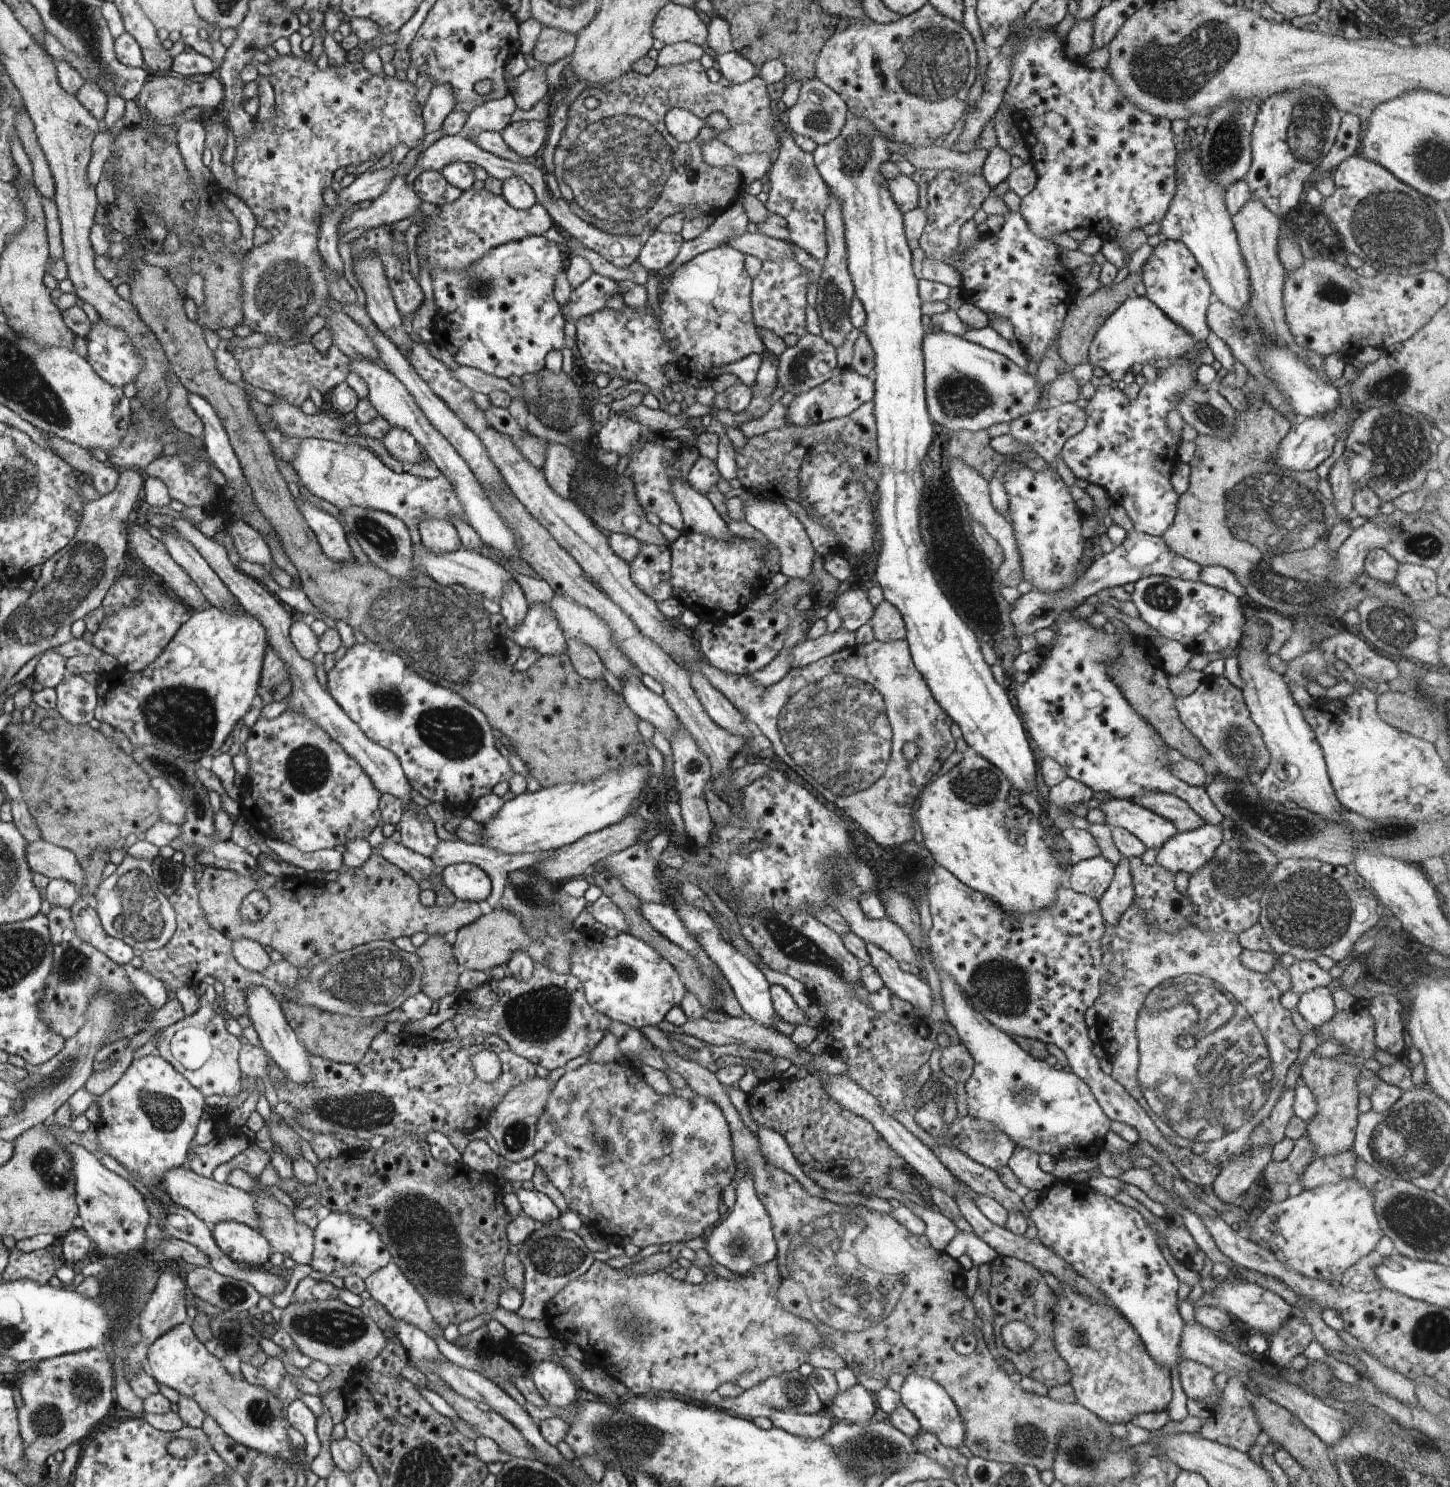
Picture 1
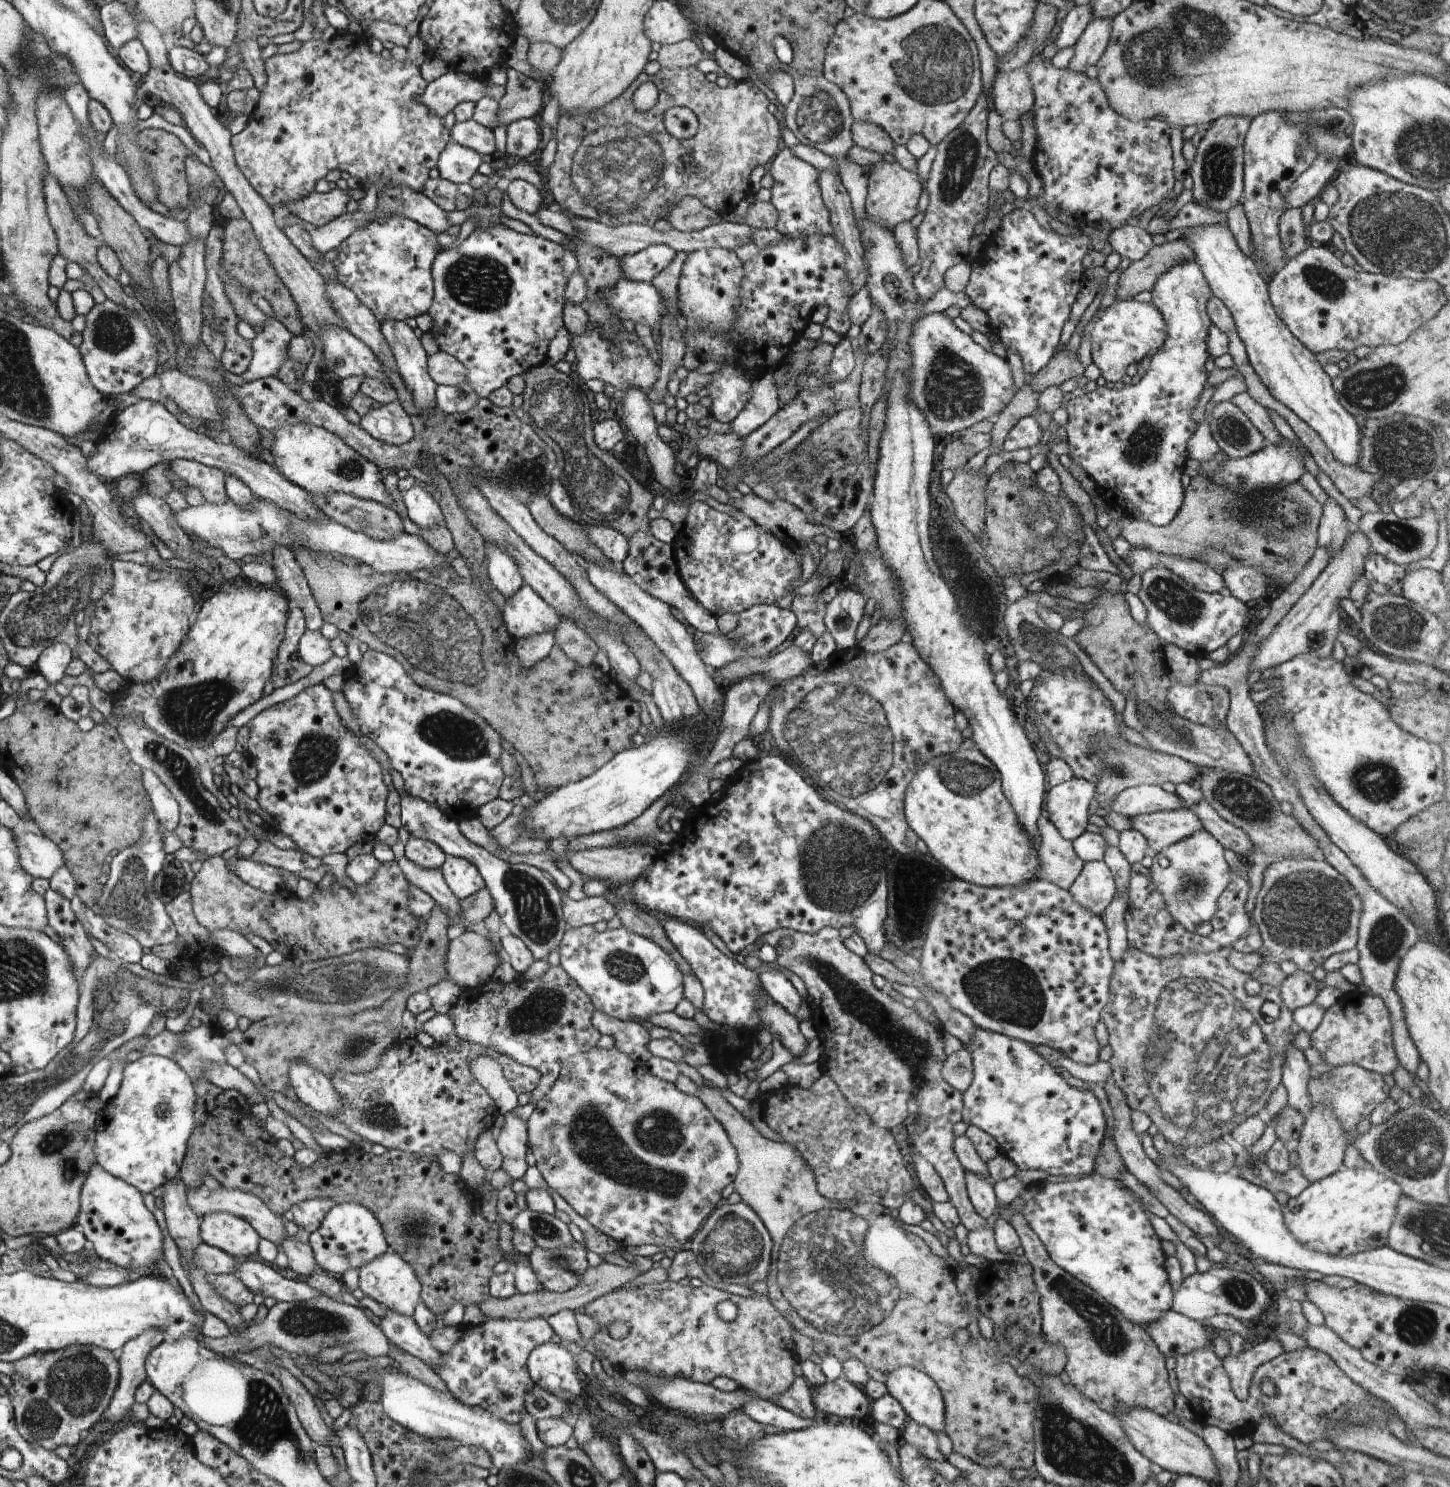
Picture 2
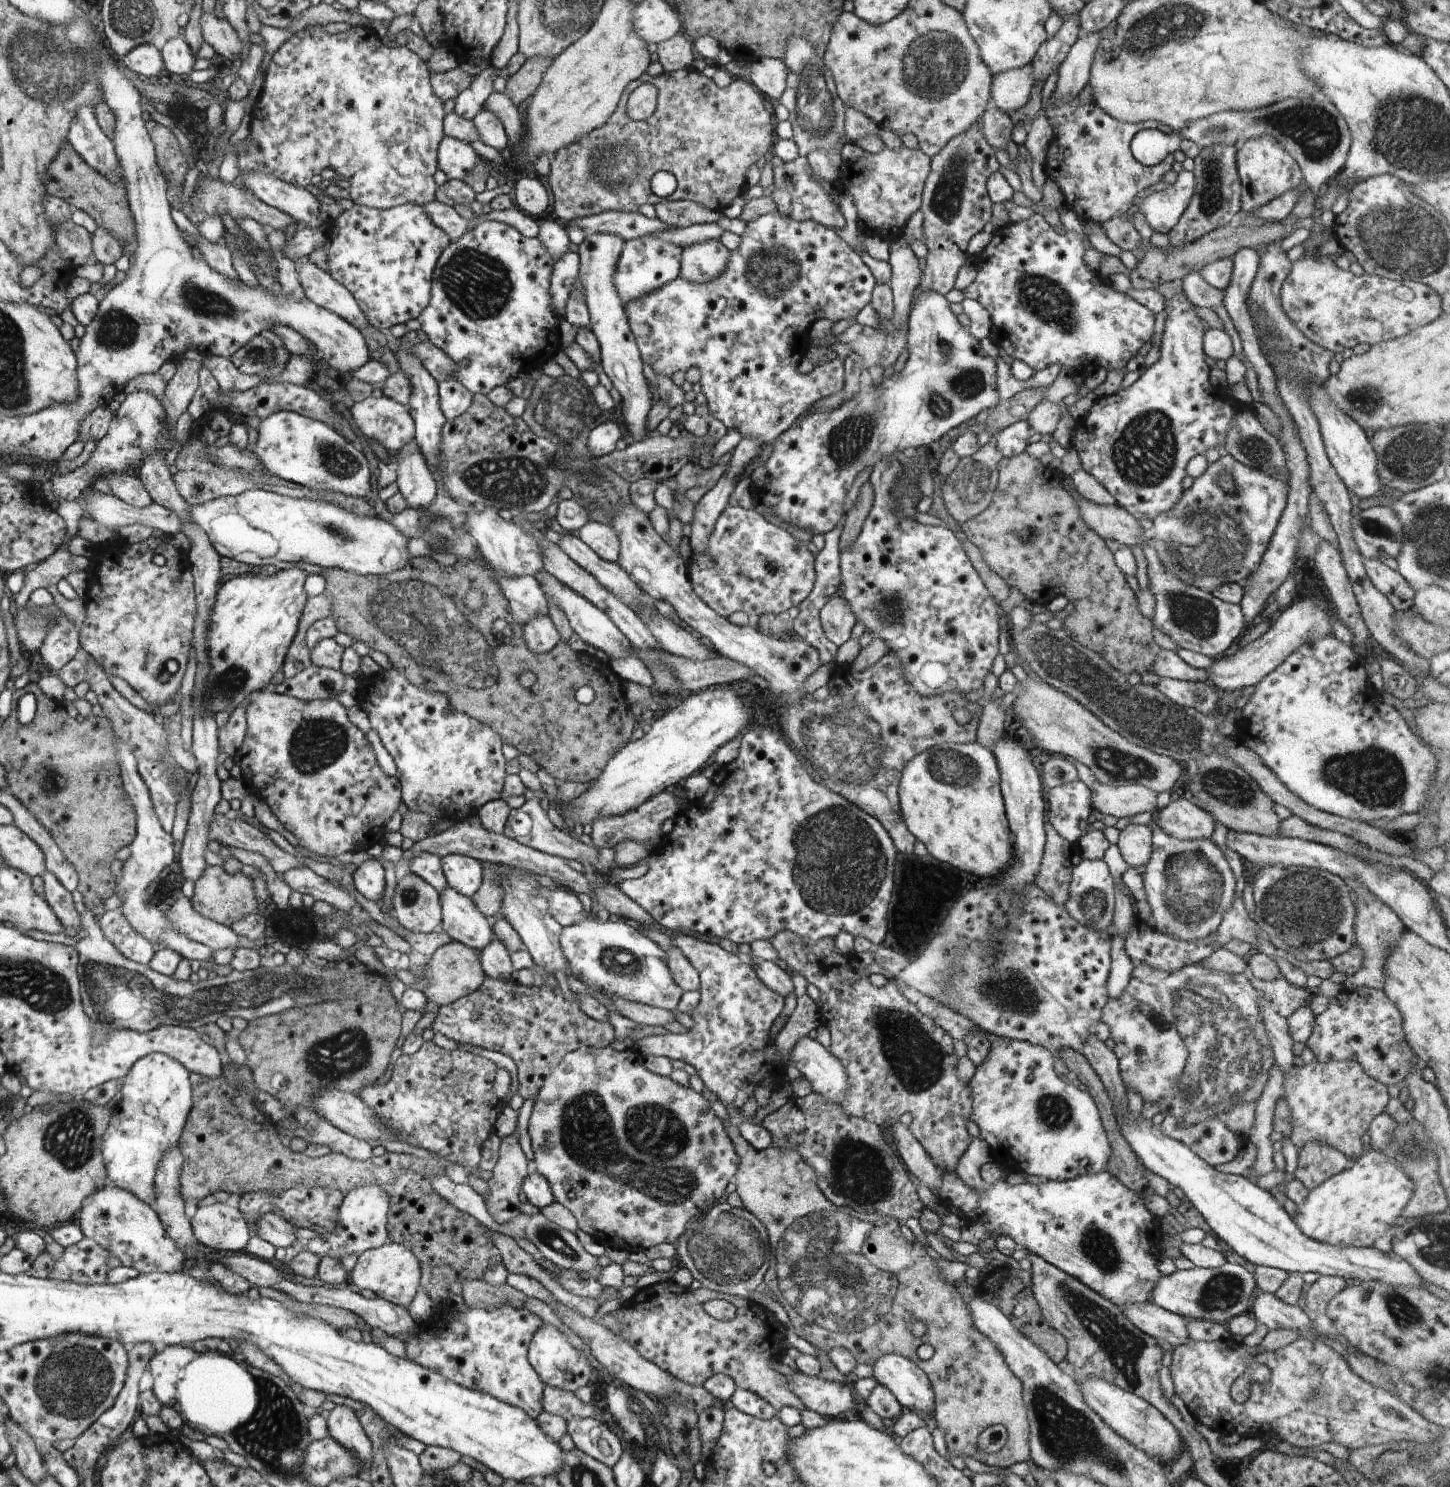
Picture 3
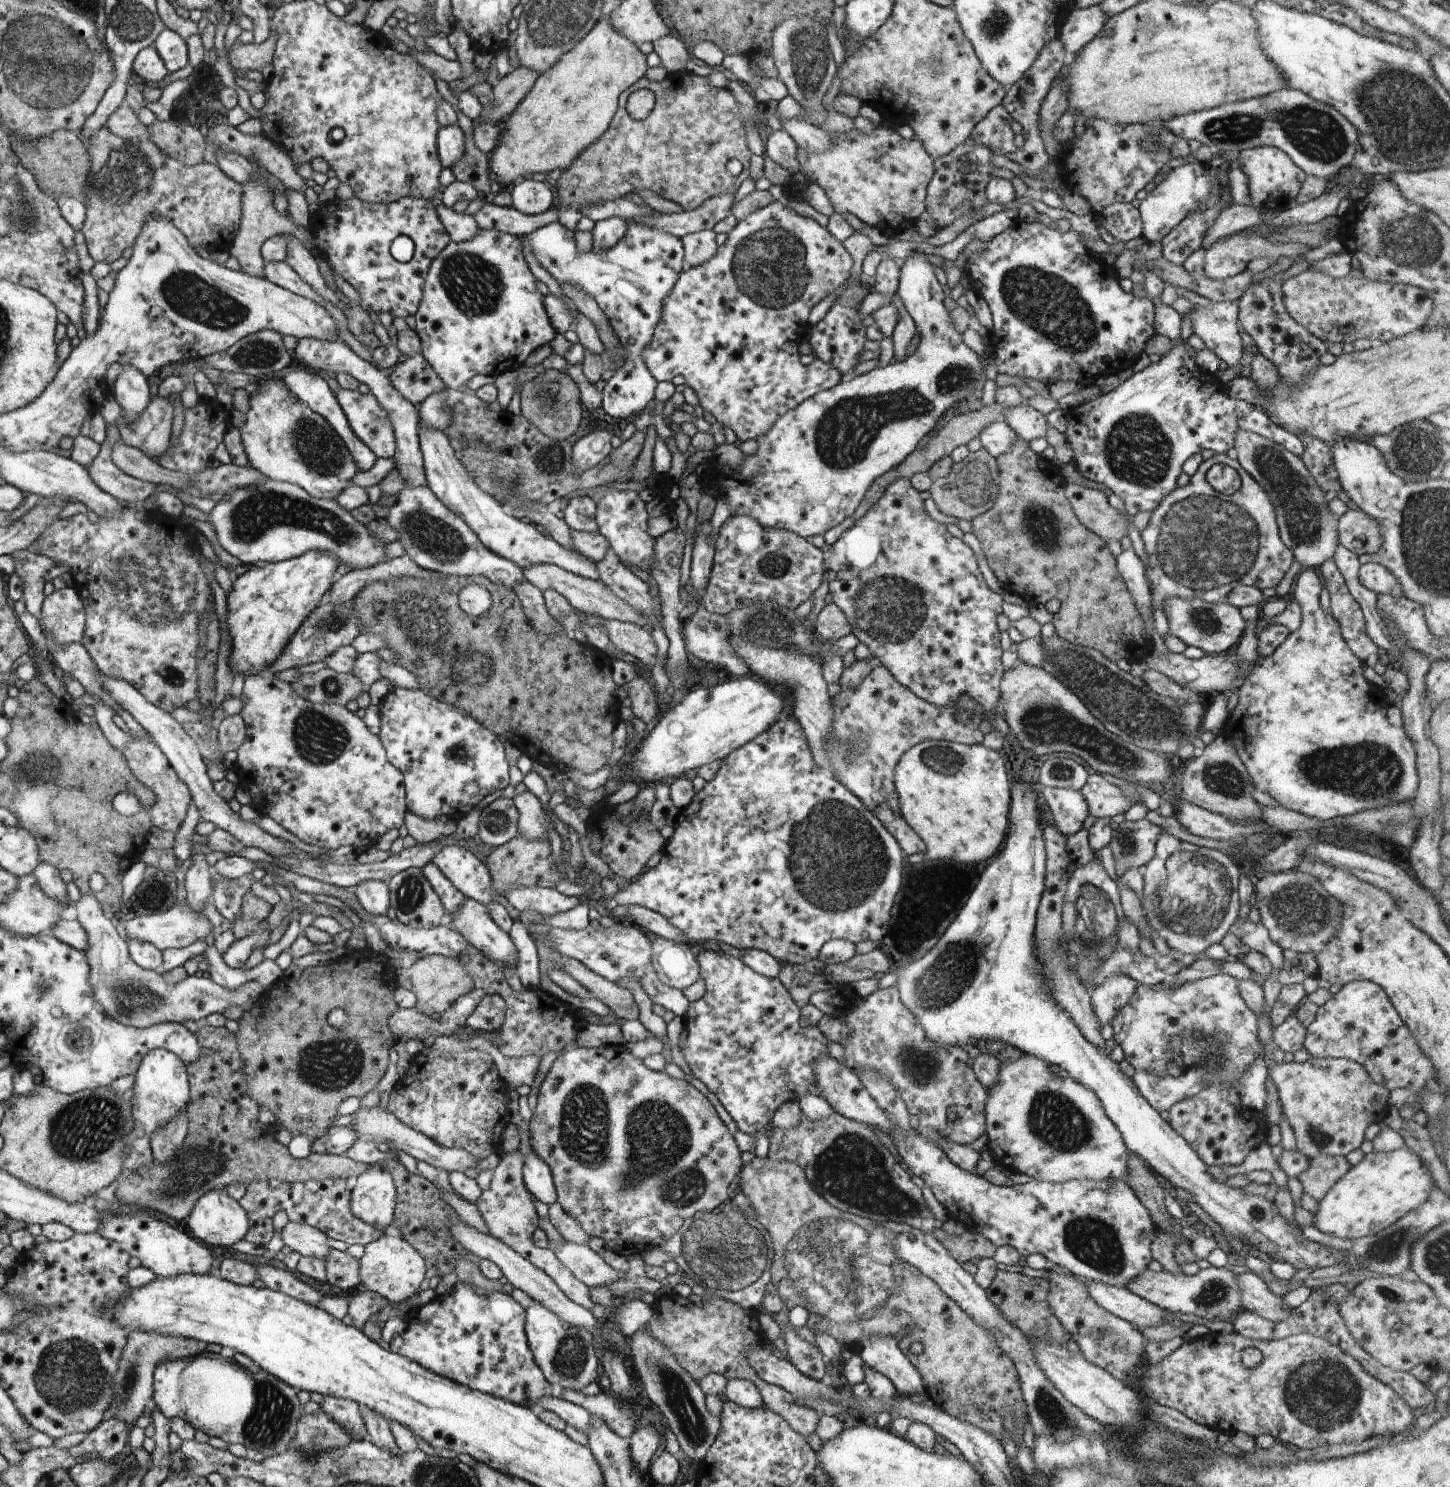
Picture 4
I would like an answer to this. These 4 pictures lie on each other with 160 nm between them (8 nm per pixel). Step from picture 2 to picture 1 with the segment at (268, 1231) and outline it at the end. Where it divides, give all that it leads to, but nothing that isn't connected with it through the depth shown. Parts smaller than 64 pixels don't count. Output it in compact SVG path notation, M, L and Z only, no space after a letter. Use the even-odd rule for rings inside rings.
M176 1167L167 1172L160 1182L165 1192L174 1203L190 1209L200 1220L208 1224L218 1224L222 1221L236 1221L249 1227L259 1228L259 1216L253 1198L242 1189L228 1185L226 1182L218 1182L212 1177L203 1177L192 1169Z

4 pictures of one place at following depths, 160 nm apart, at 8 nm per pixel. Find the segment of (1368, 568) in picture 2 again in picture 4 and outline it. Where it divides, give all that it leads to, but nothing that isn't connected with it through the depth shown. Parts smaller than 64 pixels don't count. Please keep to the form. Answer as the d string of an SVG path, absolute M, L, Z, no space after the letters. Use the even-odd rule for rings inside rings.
M1371 562L1361 565L1359 579L1362 586L1370 590L1374 596L1382 593L1397 599L1406 597L1394 573L1380 563Z

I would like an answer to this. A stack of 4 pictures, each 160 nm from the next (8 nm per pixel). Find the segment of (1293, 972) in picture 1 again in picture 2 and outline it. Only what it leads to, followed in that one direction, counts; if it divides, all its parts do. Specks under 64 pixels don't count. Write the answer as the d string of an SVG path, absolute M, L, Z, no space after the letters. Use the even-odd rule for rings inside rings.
M1296 971L1282 982L1279 987L1280 996L1290 1011L1311 1004L1323 984L1316 981L1312 973Z

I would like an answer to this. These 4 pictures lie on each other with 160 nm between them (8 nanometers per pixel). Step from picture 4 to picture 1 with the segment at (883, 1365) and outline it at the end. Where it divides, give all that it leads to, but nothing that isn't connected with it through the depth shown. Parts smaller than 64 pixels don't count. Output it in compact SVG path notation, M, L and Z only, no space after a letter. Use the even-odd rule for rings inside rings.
M912 1373L906 1377L898 1393L903 1406L914 1414L923 1431L934 1434L942 1444L949 1448L956 1449L965 1446L966 1430L964 1430L964 1420L962 1420L958 1408L956 1408L956 1404L952 1402L948 1392L940 1384L937 1384L925 1374Z

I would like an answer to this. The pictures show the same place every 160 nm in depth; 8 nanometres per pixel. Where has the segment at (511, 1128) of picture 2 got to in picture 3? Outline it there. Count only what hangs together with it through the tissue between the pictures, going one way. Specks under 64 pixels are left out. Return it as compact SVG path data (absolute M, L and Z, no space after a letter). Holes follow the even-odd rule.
M515 1135L504 1137L499 1146L499 1157L489 1184L489 1197L485 1204L497 1223L516 1218L520 1212L520 1190L527 1171L528 1158Z

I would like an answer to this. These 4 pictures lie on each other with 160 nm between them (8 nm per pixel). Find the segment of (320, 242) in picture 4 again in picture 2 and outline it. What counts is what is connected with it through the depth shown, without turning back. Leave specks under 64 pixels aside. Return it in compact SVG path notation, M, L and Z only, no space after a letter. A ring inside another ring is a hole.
M380 216L378 220L368 222L366 226L354 230L338 248L336 260L336 281L343 284L364 304L379 323L384 320L405 321L427 313L433 300L432 264L443 250L437 240L438 234L422 223L406 216Z

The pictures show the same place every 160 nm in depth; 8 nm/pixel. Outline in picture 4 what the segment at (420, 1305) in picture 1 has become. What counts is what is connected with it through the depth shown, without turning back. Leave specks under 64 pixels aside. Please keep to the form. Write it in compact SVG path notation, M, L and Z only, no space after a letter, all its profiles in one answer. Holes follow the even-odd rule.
M385 1234L365 1246L365 1252L359 1259L359 1265L363 1287L376 1292L390 1303L402 1303L416 1294L426 1274L426 1262L411 1243L402 1237L391 1237Z

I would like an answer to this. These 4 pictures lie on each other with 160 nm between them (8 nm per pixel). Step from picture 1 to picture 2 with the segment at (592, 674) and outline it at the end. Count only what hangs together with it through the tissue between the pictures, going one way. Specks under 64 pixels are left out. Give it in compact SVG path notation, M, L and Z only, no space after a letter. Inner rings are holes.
M561 617L554 634L556 645L570 660L584 667L595 665L594 656L599 651L598 647L574 622Z

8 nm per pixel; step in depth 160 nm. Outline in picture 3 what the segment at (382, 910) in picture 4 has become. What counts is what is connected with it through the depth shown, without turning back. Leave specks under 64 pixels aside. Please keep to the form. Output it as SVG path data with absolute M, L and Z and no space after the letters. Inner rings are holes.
M378 859L364 861L352 874L353 886L368 900L379 902L385 890L384 867Z

